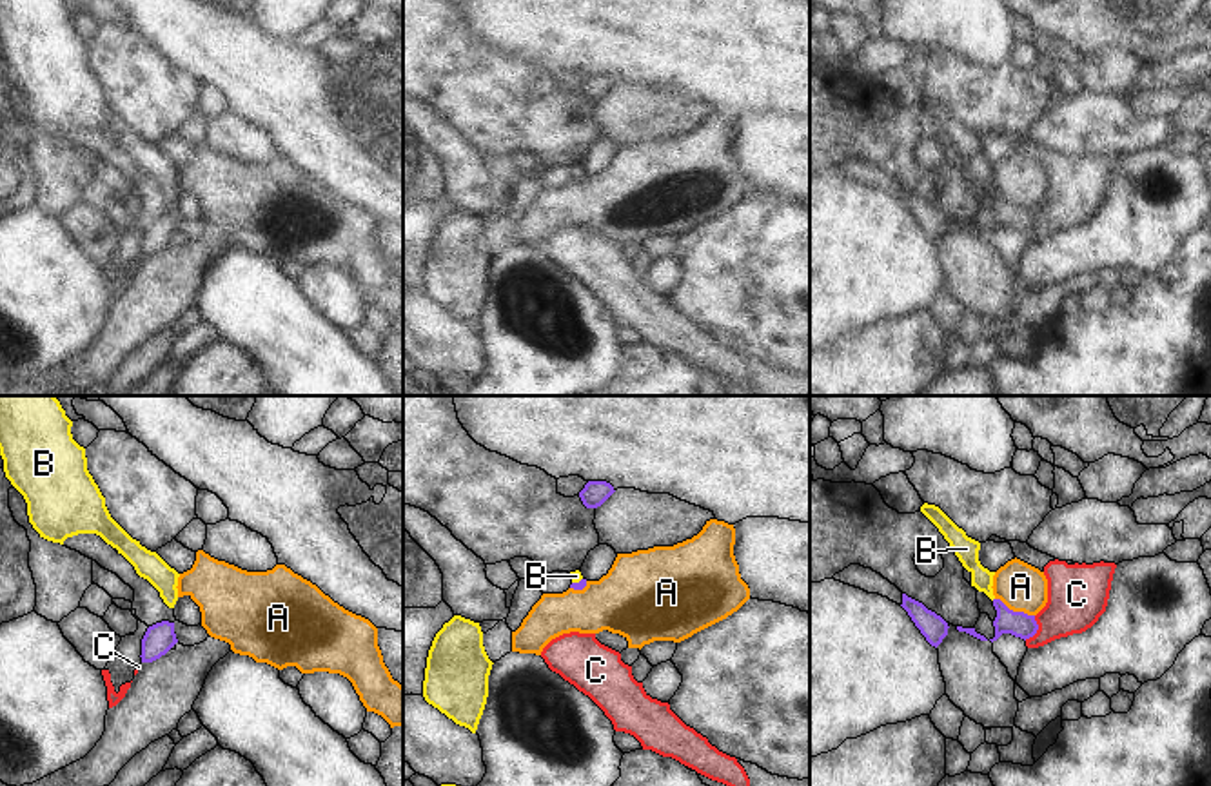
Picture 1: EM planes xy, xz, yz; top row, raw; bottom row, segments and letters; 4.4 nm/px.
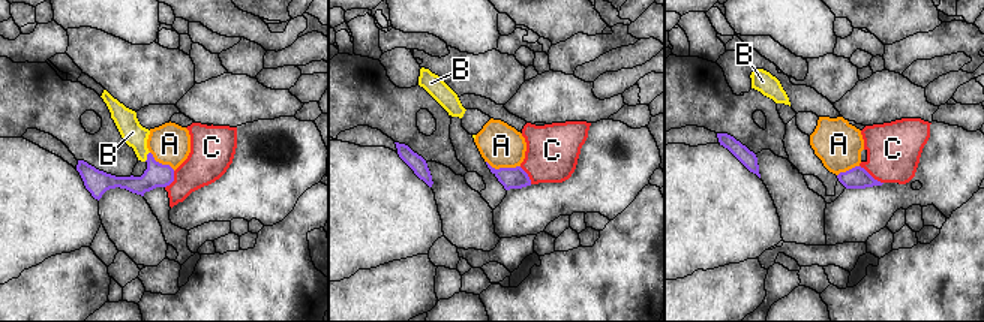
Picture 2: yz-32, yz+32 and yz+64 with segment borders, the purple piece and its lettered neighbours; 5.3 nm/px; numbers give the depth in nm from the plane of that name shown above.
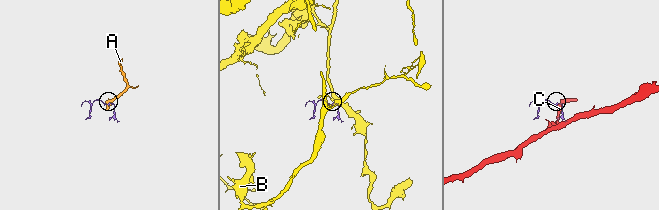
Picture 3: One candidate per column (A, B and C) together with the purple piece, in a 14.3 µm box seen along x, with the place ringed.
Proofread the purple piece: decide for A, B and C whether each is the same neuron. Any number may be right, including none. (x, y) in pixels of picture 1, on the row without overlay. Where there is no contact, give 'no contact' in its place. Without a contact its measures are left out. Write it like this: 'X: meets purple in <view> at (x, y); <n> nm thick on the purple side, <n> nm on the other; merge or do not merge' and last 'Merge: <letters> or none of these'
A: meets purple in yz at (1015, 206); 110 nm thick on the purple side, 220 nm on the other; do not merge
B: meets purple in xz at (576, 176); 40 nm thick on the purple side, 50 nm on the other; merge
C: meets purple in yz at (1035, 224); 110 nm thick on the purple side, 280 nm on the other; do not merge
Merge: B

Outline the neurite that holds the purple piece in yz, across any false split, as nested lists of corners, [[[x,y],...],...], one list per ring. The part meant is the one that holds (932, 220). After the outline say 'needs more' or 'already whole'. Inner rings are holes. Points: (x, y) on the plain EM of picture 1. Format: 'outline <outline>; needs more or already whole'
outline [[[902,187],[901,200],[908,205],[915,220],[921,223],[921,227],[931,240],[937,241],[948,229],[948,216],[935,205],[928,203],[922,196]]]; already whole

